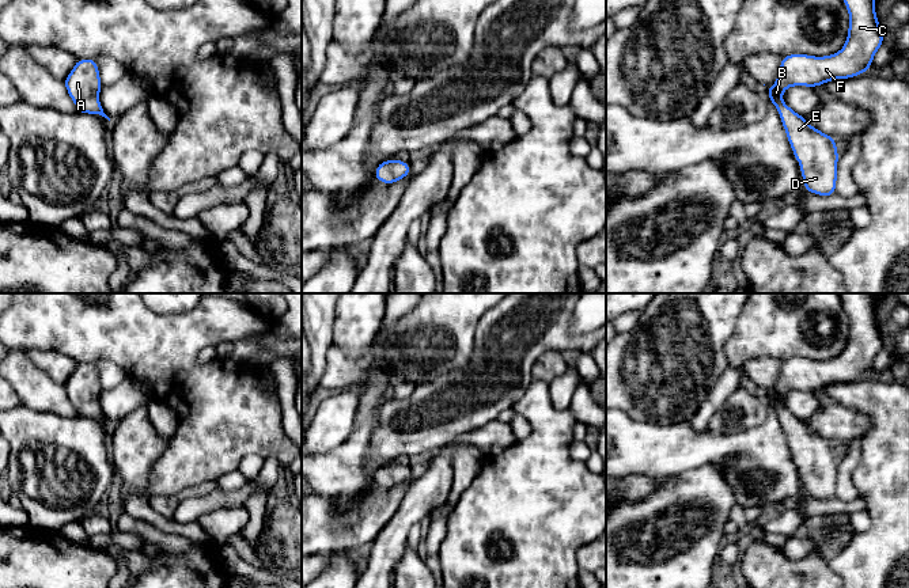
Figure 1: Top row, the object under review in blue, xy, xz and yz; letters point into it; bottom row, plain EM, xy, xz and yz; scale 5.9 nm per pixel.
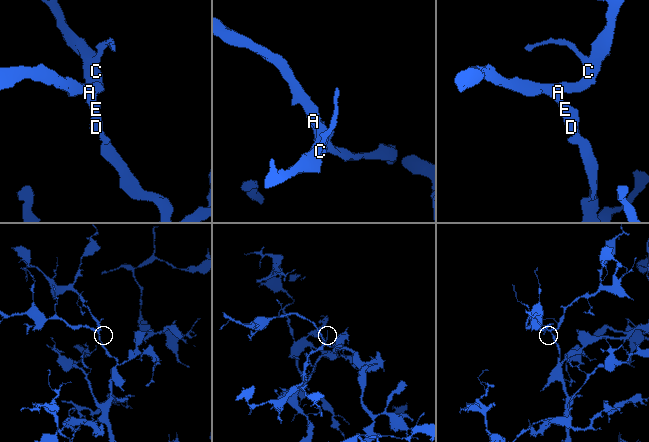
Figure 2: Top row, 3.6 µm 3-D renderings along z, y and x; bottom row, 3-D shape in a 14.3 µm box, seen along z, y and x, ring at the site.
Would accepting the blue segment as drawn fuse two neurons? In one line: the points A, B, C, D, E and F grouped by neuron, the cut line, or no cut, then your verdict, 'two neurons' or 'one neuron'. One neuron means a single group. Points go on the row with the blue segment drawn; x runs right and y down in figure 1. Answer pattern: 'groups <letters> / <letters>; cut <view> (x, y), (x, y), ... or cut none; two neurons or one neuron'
groups A B C D E F; cut none; one neuron

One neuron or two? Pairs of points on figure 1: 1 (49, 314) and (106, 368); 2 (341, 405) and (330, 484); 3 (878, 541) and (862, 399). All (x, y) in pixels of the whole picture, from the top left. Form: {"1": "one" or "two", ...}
{"1": "two", "2": "two", "3": "one"}

